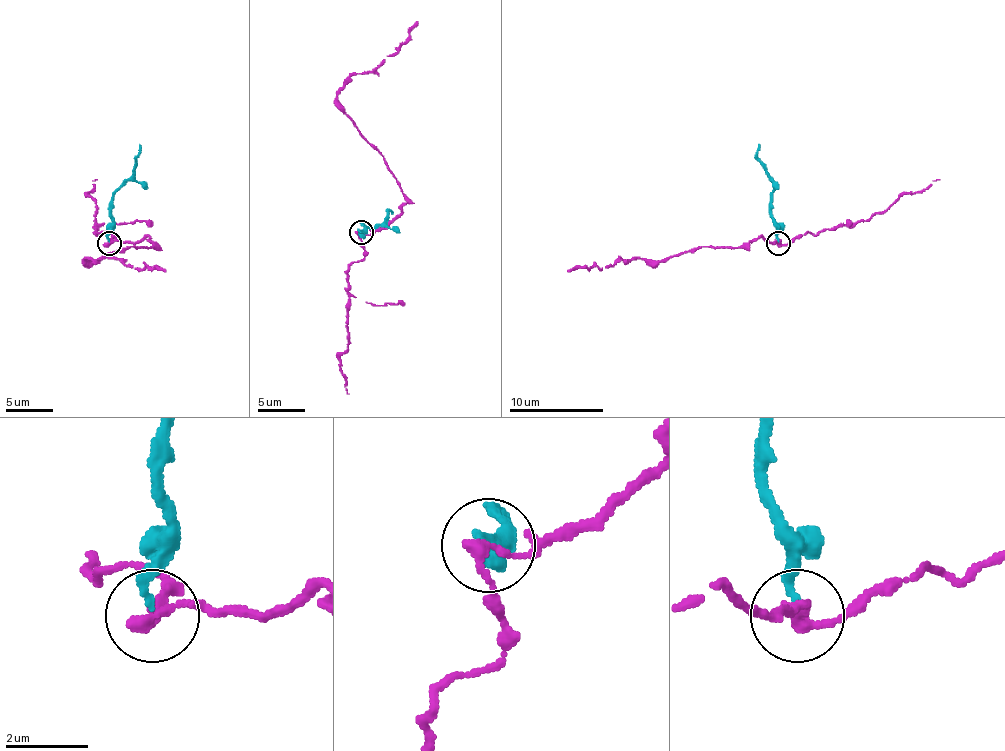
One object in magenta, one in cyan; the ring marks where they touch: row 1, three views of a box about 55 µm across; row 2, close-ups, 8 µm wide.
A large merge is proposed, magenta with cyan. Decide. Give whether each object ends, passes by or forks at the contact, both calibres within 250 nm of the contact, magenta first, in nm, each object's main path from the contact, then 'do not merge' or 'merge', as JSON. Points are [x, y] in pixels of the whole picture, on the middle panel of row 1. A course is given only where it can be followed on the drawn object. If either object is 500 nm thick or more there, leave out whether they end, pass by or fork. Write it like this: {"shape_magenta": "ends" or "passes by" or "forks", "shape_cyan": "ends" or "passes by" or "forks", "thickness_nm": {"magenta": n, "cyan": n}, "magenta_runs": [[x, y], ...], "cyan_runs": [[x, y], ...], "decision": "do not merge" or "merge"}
{"shape_magenta": "passes by", "shape_cyan": "ends", "thickness_nm": {"magenta": 220, "cyan": 170}, "magenta_runs": [[360, 233], [386, 228], [405, 195], [337, 92], [351, 75], [370, 73], [391, 56], [417, 21]], "cyan_runs": [[360, 233], [363, 226], [374, 228], [391, 214]], "decision": "do not merge"}

